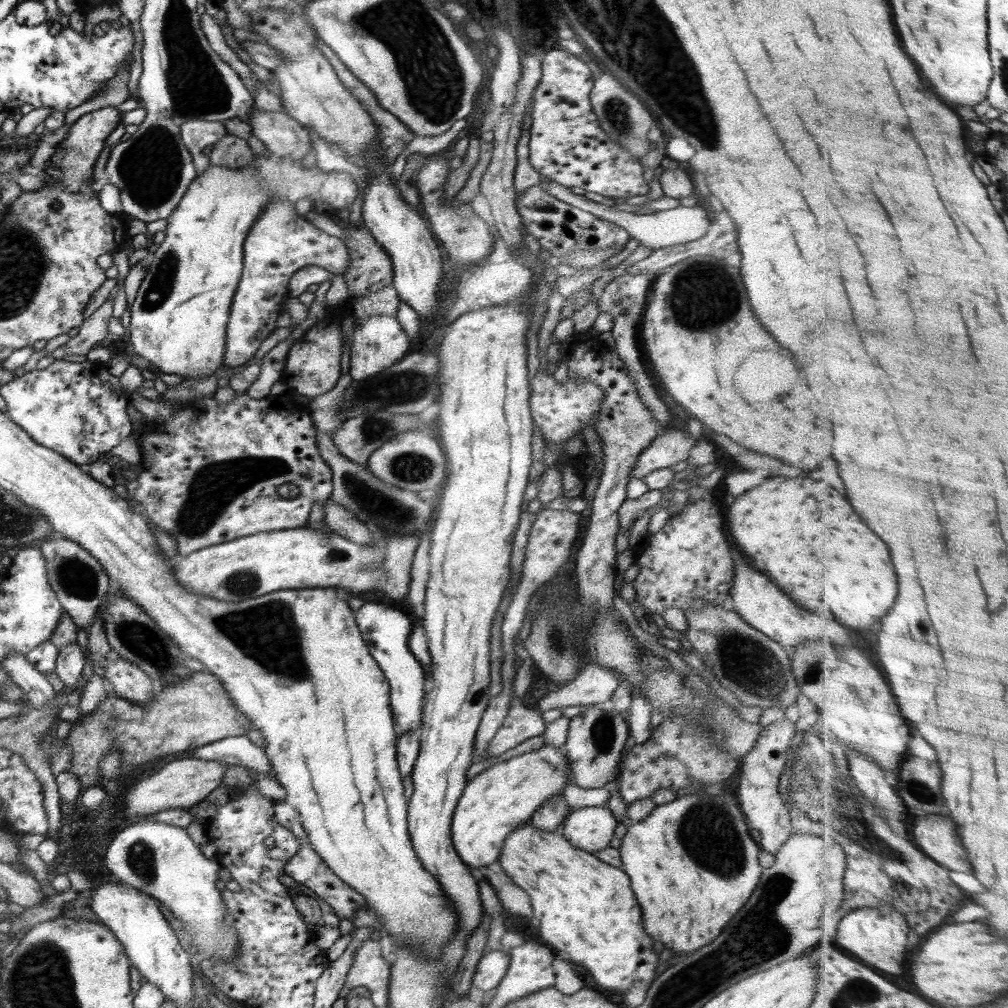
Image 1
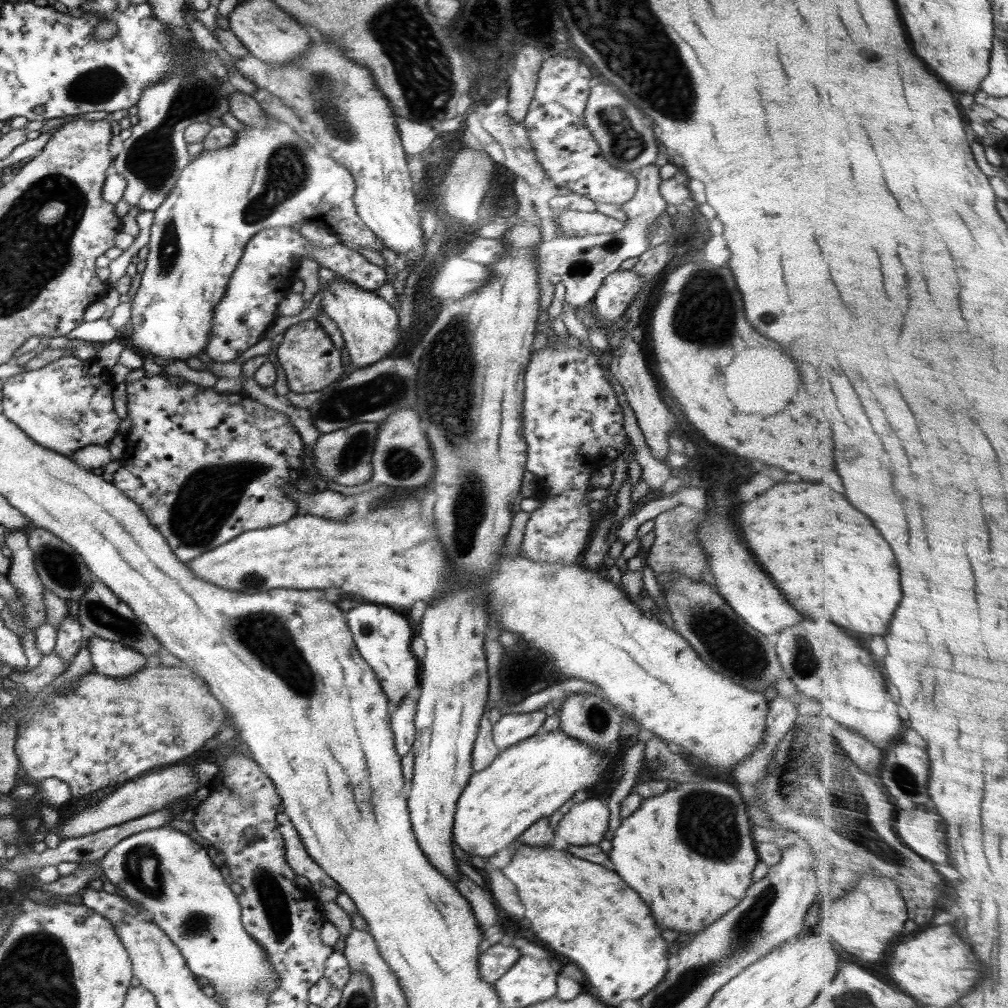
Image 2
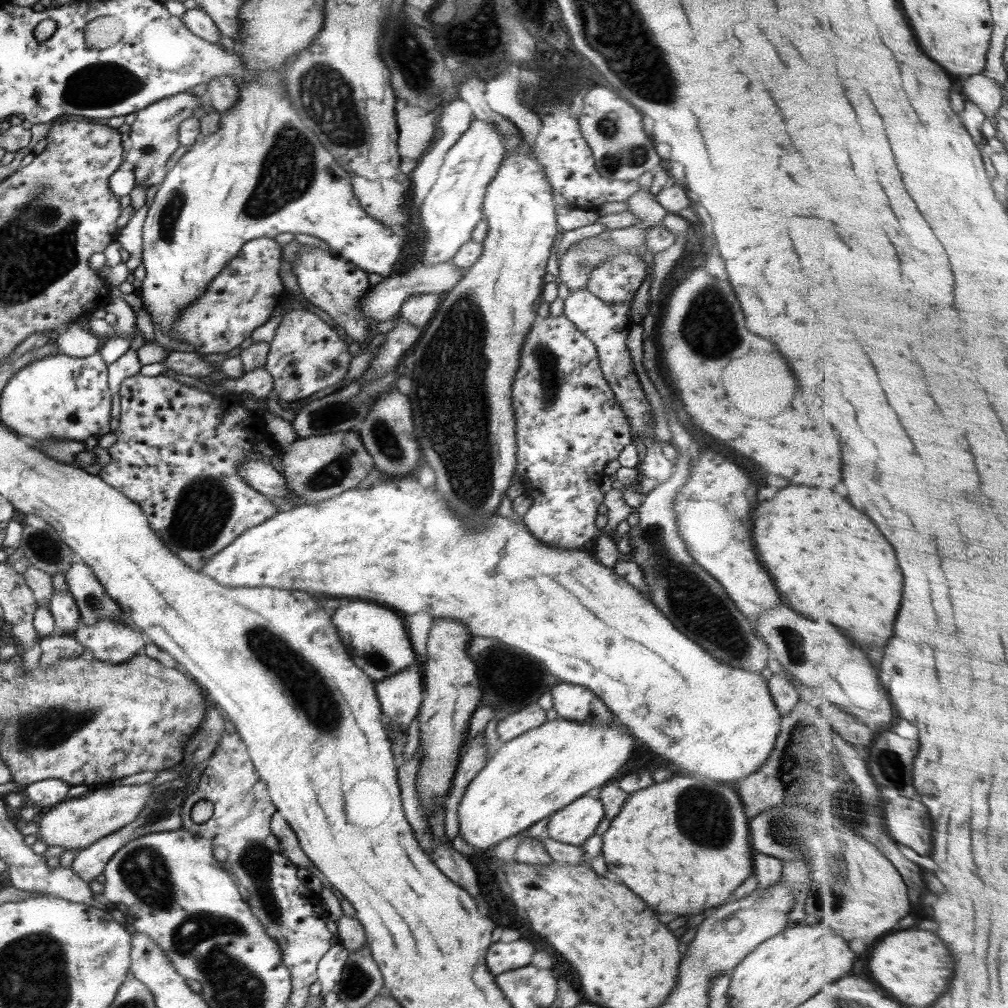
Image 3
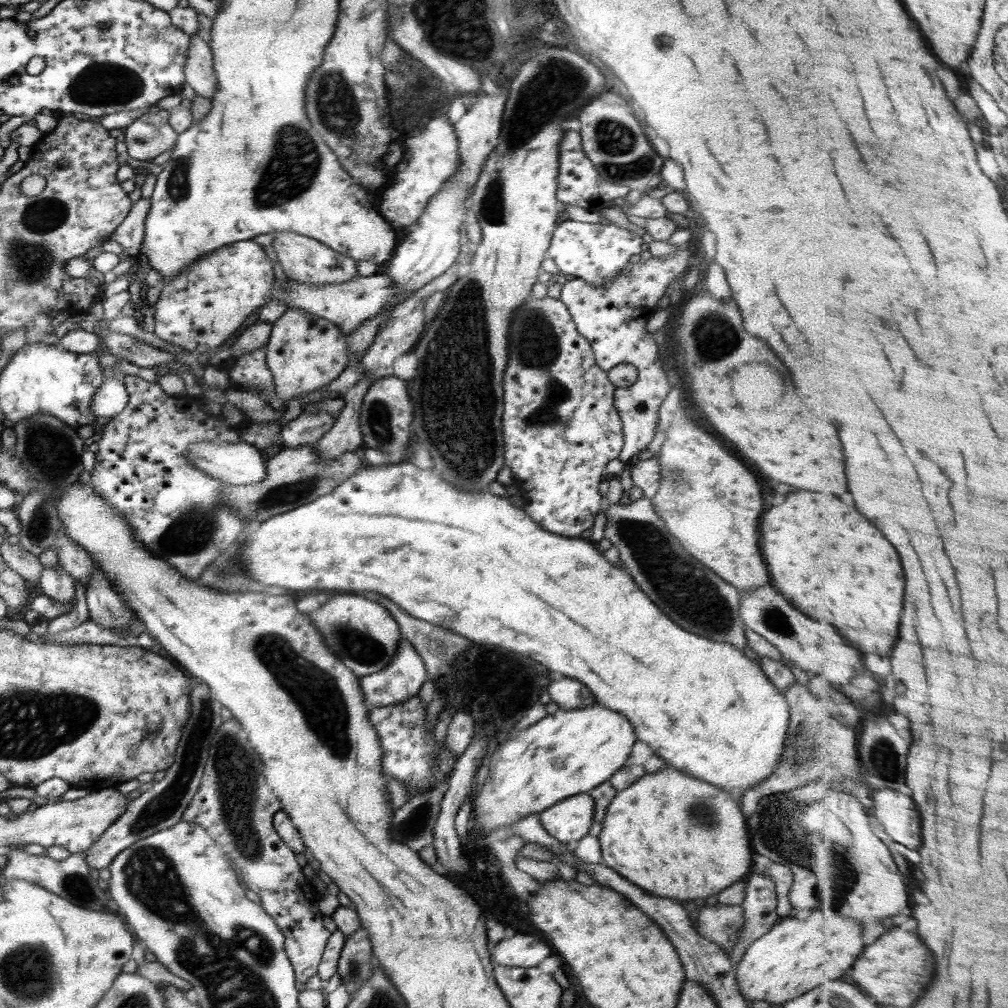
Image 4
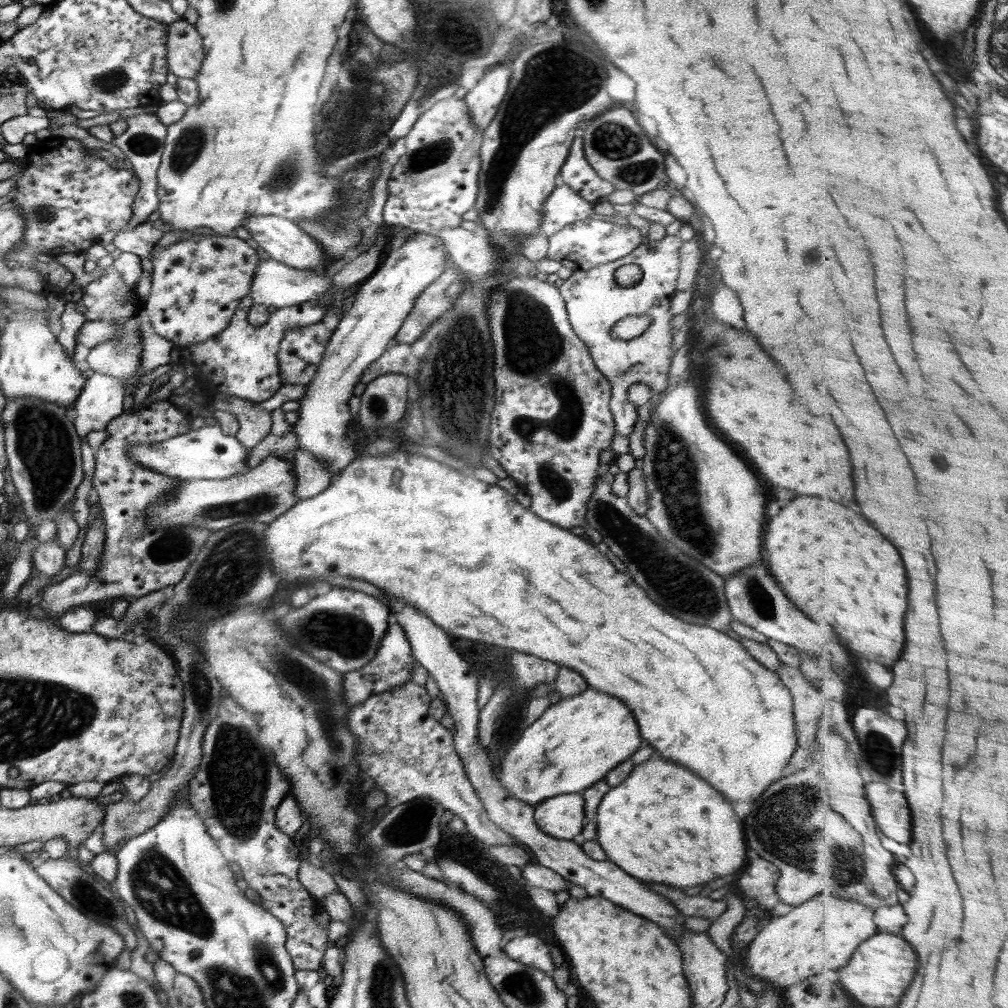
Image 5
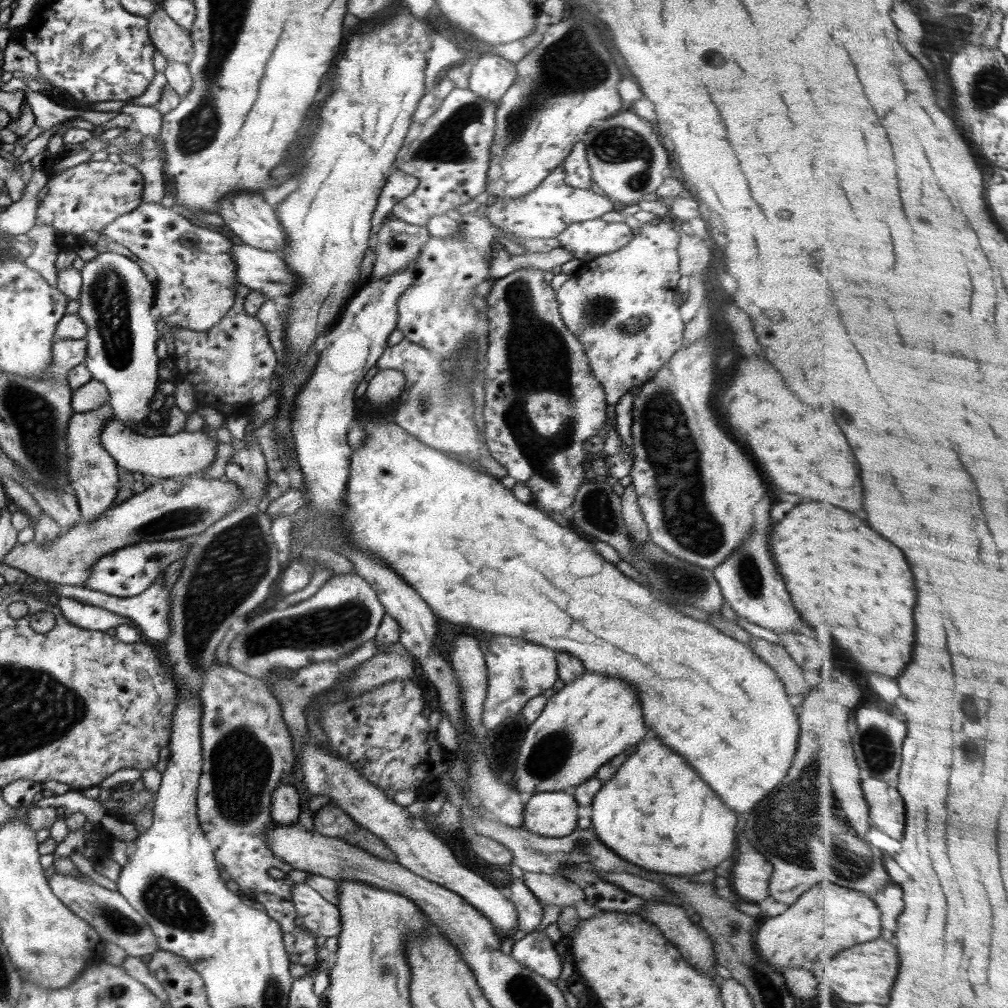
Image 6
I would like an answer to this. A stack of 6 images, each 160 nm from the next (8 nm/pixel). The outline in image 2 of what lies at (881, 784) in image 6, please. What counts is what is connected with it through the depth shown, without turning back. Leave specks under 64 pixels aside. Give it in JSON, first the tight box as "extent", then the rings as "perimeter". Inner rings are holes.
{"extent":[897,806,950,864],"perimeter":[[[919,806],[916,810],[899,810],[897,831],[918,854],[935,863],[950,864],[948,826],[940,814]]]}

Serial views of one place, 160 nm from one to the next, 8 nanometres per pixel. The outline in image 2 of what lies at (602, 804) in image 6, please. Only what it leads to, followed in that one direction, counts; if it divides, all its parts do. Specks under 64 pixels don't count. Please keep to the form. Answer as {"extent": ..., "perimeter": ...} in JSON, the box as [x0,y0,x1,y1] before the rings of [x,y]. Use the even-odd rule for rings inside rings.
{"extent":[609,782,759,934],"perimeter":[[[690,782],[679,783],[675,789],[667,789],[664,793],[654,797],[643,799],[634,811],[634,814],[621,820],[621,825],[614,831],[614,837],[611,840],[611,851],[609,854],[610,862],[614,862],[614,870],[620,874],[620,878],[638,892],[638,896],[650,906],[654,920],[658,922],[658,926],[668,928],[668,930],[678,930],[680,934],[690,932],[690,934],[698,934],[702,932],[706,926],[710,926],[712,922],[716,922],[722,914],[726,914],[730,908],[734,908],[744,898],[744,894],[753,883],[753,870],[758,864],[759,856],[756,852],[756,842],[751,836],[752,823],[747,805],[743,801],[741,794],[730,784],[726,782]]]}

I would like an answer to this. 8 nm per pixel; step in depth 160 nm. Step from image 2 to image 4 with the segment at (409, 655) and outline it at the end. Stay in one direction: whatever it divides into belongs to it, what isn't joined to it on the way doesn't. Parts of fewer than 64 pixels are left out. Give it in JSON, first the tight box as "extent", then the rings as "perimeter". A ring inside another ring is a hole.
{"extent":[307,596,401,676],"perimeter":[[[334,596],[317,611],[307,617],[312,621],[322,642],[328,646],[344,665],[356,676],[374,674],[386,668],[394,658],[401,634],[398,623],[390,611],[378,602],[370,602],[362,596]]]}

